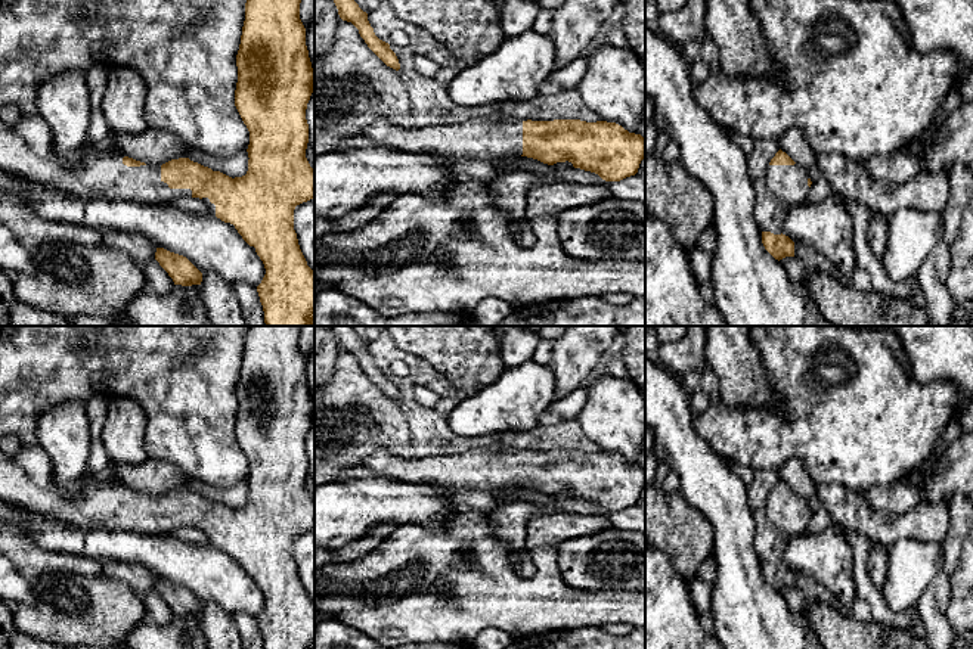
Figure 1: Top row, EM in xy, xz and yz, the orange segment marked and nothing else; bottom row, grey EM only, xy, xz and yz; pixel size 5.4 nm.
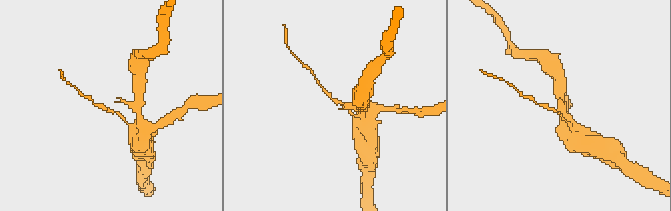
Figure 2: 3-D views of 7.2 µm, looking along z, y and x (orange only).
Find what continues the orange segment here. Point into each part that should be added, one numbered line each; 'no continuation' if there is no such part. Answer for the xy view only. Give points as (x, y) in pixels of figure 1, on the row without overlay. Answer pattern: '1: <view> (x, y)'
1: xy (27, 481)

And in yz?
1: yz (789, 514)

